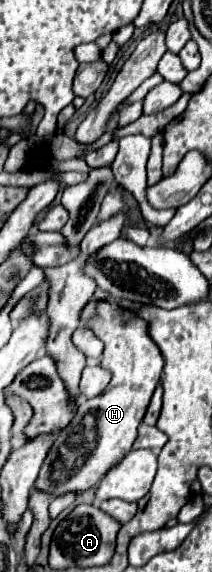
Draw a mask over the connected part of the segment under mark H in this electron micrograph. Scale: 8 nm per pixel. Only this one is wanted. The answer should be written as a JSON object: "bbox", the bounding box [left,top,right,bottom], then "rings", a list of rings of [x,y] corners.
{"bbox":[34,300,164,498],"rings":[[[92,300],[82,312],[82,322],[104,342],[102,366],[112,372],[112,380],[100,396],[84,400],[78,406],[74,420],[50,446],[34,488],[50,494],[52,498],[68,492],[82,494],[96,486],[116,464],[120,464],[138,436],[138,424],[146,414],[164,366],[160,350],[152,344],[152,340],[148,340],[144,320],[136,320],[132,312],[112,302]]]}

